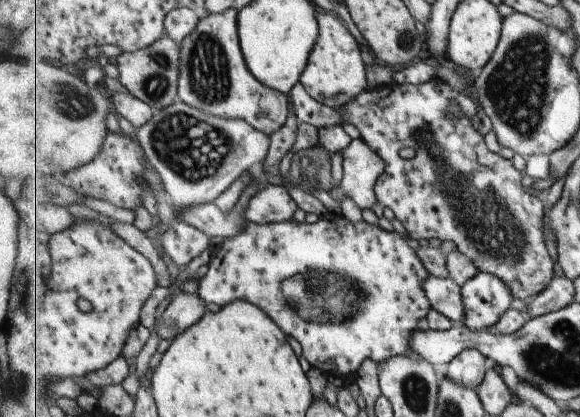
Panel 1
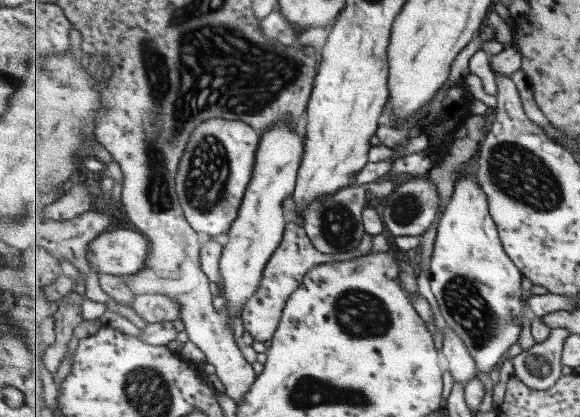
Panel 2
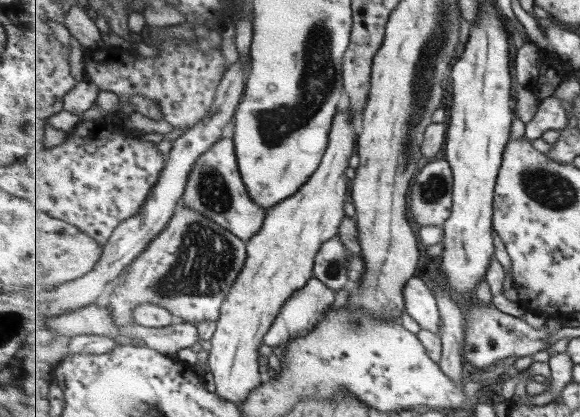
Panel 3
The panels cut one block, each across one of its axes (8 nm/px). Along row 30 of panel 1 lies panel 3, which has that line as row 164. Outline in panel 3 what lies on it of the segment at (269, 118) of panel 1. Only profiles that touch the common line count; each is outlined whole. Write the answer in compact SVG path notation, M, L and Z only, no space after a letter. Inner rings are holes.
M233 137L215 141L207 152L198 156L180 204L213 219L247 242L260 232L267 214L266 208L256 203L244 183Z

